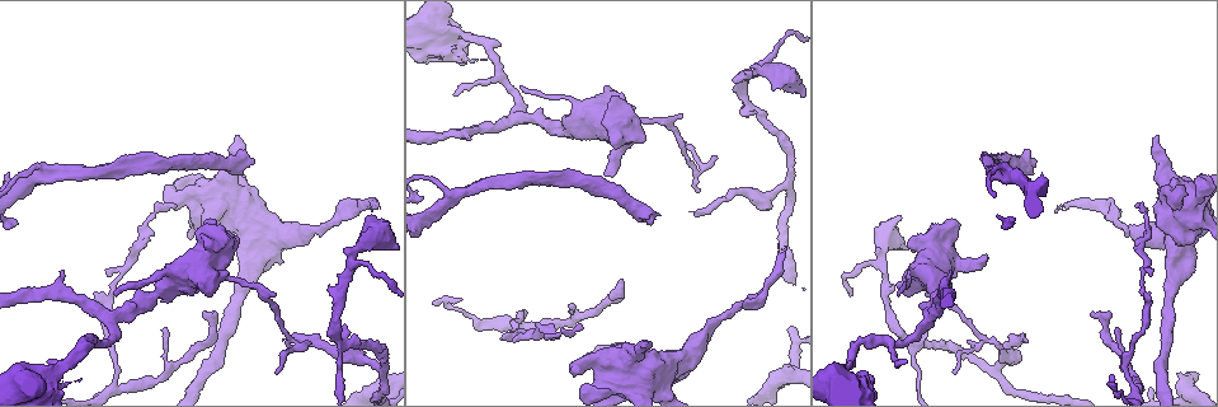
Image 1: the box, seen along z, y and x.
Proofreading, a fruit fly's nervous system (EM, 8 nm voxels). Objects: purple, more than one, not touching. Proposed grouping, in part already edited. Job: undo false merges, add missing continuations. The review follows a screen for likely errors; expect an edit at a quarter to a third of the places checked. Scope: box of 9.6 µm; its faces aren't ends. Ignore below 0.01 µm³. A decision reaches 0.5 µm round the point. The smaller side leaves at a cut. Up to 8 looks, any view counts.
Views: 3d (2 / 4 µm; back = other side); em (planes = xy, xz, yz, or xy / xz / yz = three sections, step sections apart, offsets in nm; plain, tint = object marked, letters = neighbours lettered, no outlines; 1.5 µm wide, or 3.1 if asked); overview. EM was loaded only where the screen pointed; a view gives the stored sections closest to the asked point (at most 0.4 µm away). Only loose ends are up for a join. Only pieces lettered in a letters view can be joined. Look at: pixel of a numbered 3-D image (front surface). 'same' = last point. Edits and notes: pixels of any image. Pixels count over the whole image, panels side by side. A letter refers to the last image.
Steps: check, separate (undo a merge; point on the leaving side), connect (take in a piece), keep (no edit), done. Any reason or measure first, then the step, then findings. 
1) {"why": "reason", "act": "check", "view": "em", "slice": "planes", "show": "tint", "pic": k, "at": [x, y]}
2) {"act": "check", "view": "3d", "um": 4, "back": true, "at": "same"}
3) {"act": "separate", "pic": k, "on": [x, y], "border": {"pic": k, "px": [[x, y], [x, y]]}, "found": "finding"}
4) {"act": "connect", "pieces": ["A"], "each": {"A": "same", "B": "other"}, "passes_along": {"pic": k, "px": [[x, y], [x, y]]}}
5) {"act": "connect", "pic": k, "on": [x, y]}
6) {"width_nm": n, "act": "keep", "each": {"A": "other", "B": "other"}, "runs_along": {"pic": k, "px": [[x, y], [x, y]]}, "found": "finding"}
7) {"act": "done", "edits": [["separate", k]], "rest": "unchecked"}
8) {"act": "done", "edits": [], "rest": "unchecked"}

{"act": "check", "view": "em", "slice": "yz", "step": 8, "show": "letters", "pic": 1, "at": [1203, 174]}

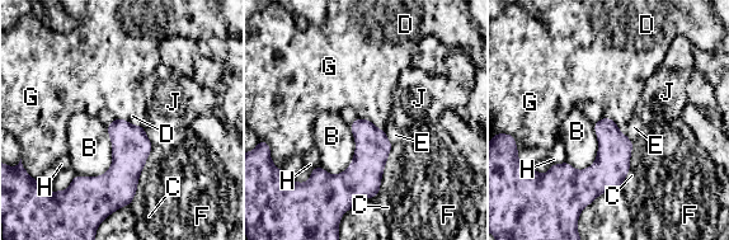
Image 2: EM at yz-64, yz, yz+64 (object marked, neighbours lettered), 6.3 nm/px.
{"act": "check", "view": "em", "slice": "planes", "show": "letters", "at": "same"}

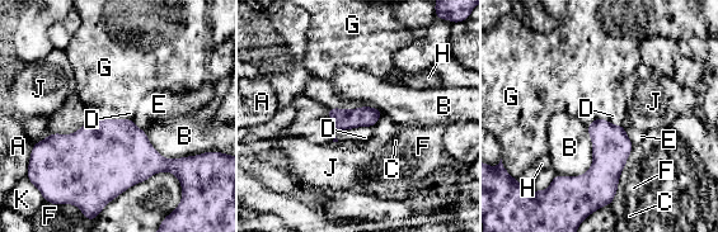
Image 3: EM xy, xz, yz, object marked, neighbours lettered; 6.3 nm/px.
{"width_nm": 140, "act": "keep", "each": {"A": "other", "B": "other", "C": "other", "D": "other", "E": "other", "F": "other", "G": "other", "H": "other", "J": "other", "K": "other"}, "found": "none of them fits"}

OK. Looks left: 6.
{"why": "branch stops here", "act": "check", "view": "em", "slice": "planes", "show": "tint", "pic": 1, "at": [216, 313]}

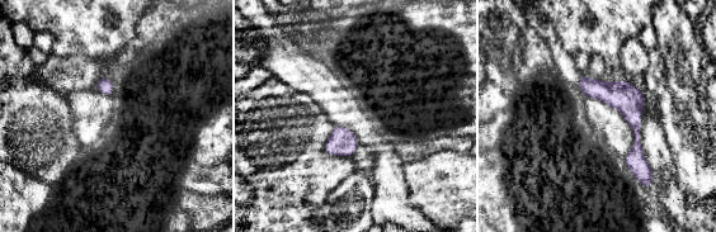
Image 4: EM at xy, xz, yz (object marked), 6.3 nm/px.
{"act": "check", "view": "em", "slice": "planes", "show": "letters", "at": "same"}

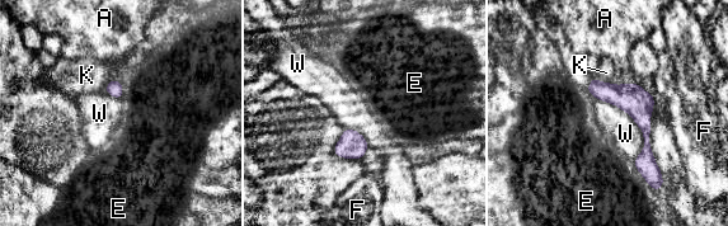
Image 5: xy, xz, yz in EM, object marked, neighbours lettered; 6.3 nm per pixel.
{"width_nm": 100, "act": "keep", "each": {"A": "other", "E": "other", "F": "other", "K": "other", "W": "other"}, "found": "no lettered piece goes on from it"}

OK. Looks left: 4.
{"why": "sharp bend", "act": "check", "view": "3d", "um": 4, "pic": 1, "at": [58, 296]}

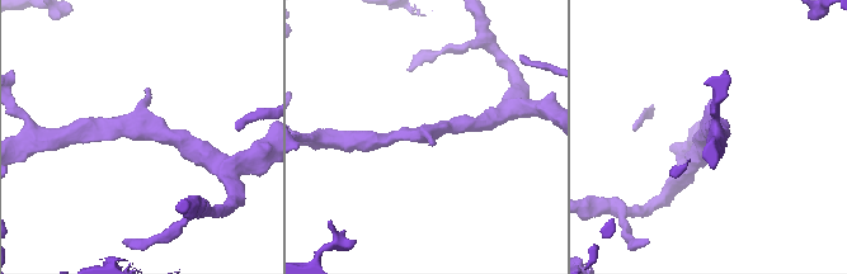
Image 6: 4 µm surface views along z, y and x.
{"act": "check", "view": "em", "slice": "planes", "show": "letters", "pic": 6, "at": [427, 132]}

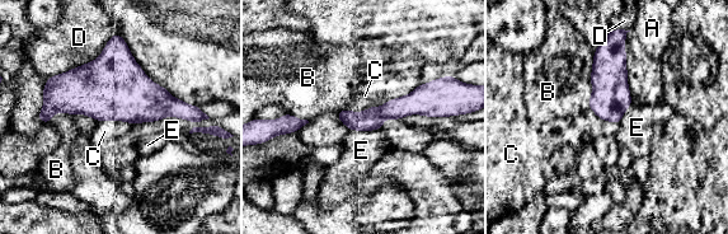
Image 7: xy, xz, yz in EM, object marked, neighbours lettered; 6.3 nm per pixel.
{"width_nm": 240, "act": "keep", "each": {"A": "other", "B": "other", "C": "other", "D": "other", "E": "other"}, "border": {"pic": 7, "px": [[73, 115], [57, 112], [47, 122]]}, "found": "one cell here"}

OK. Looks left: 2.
{"act": "done", "edits": [], "rest": "unchecked"}

